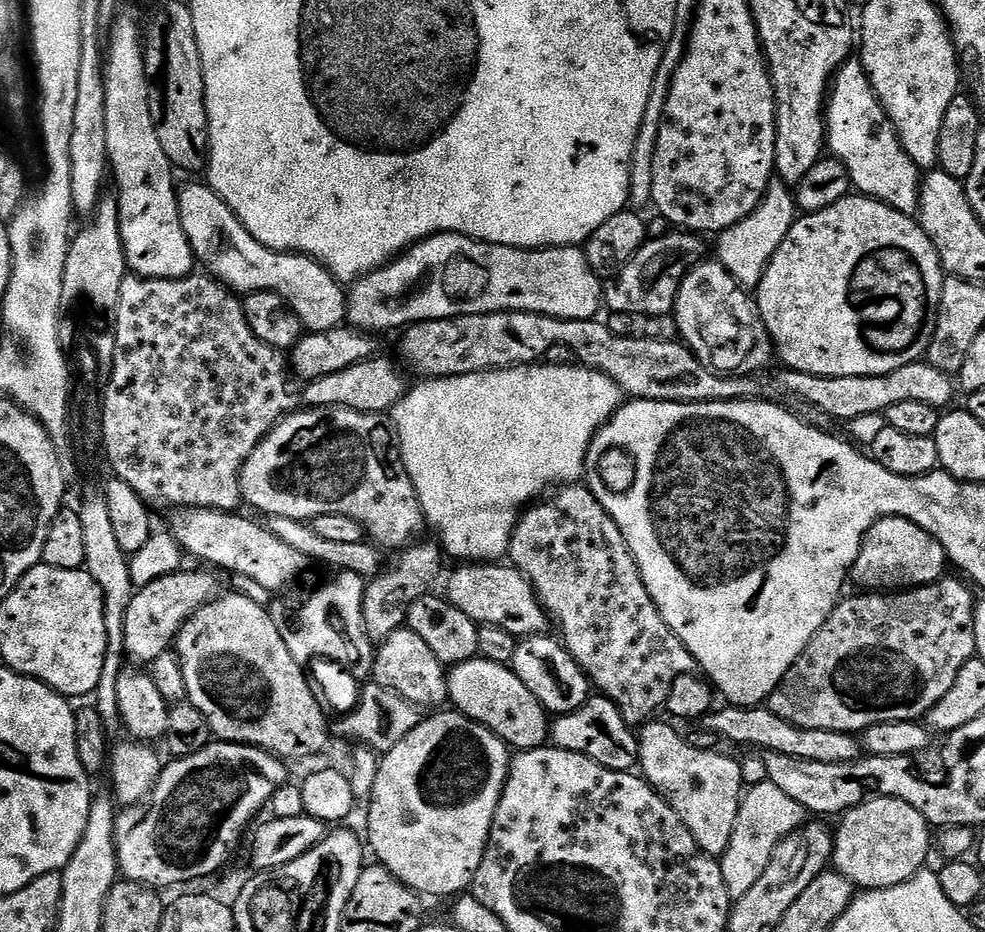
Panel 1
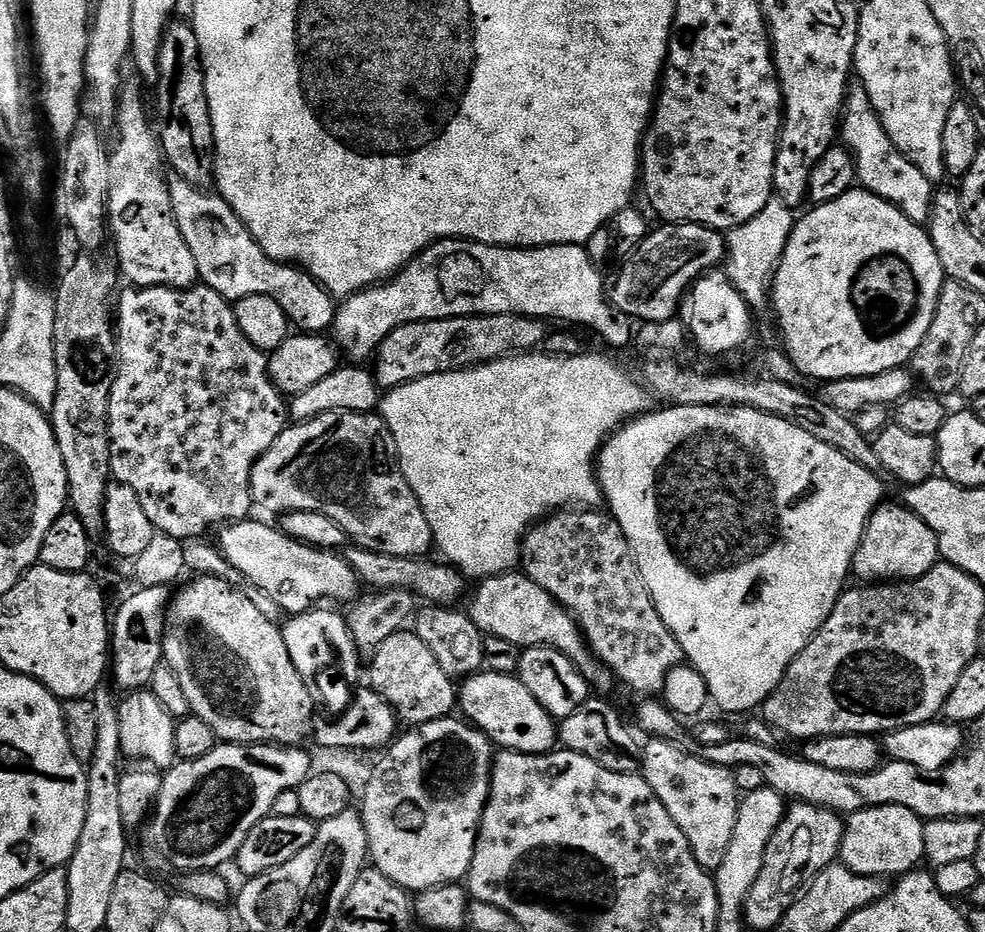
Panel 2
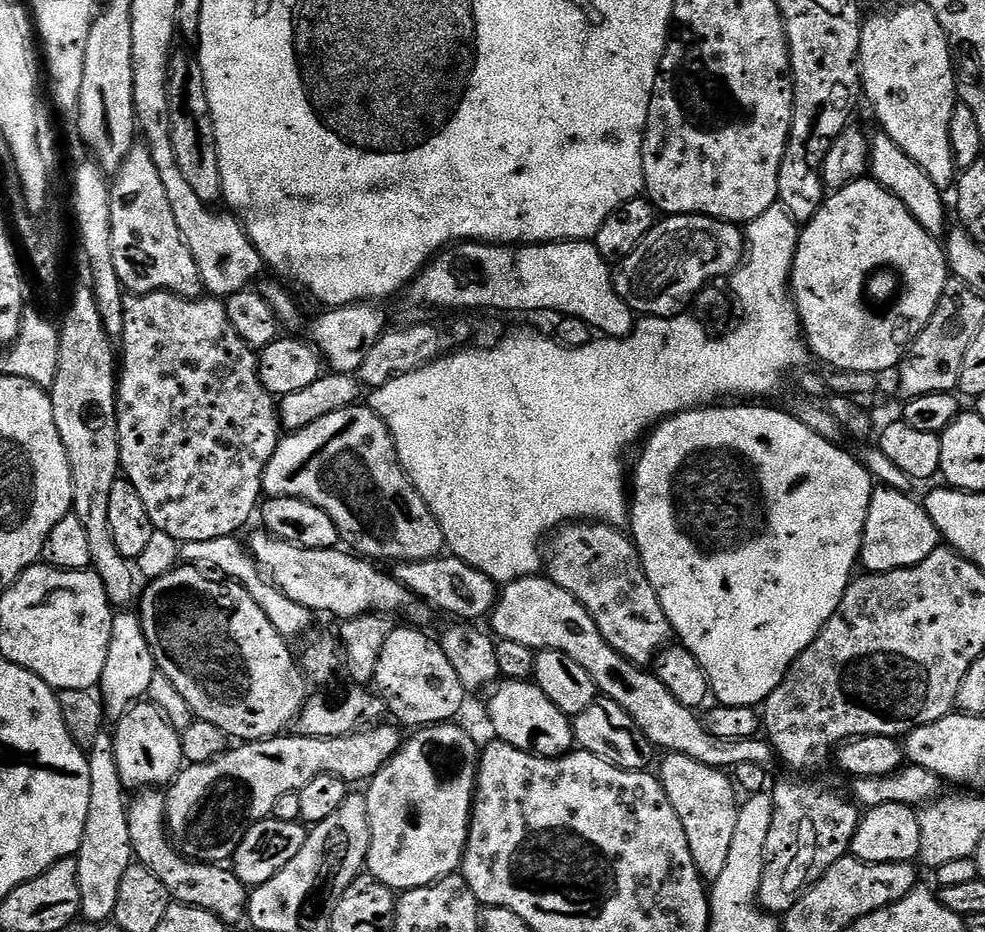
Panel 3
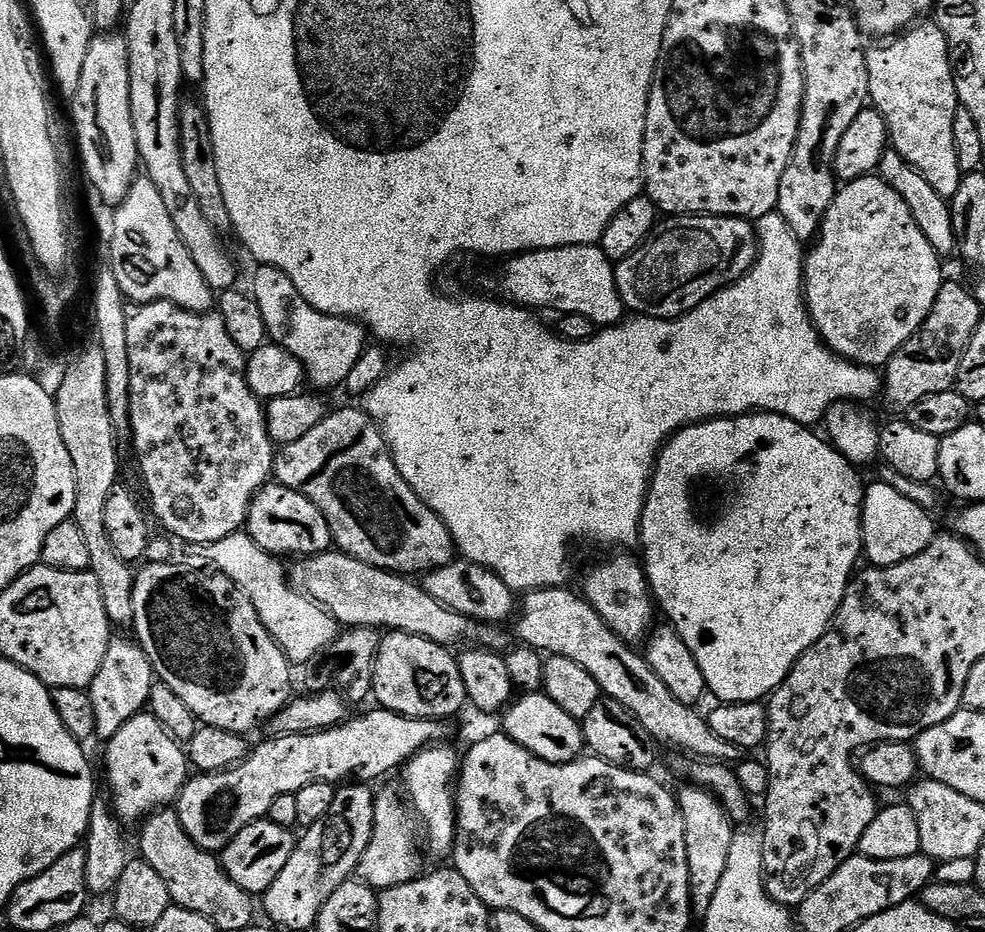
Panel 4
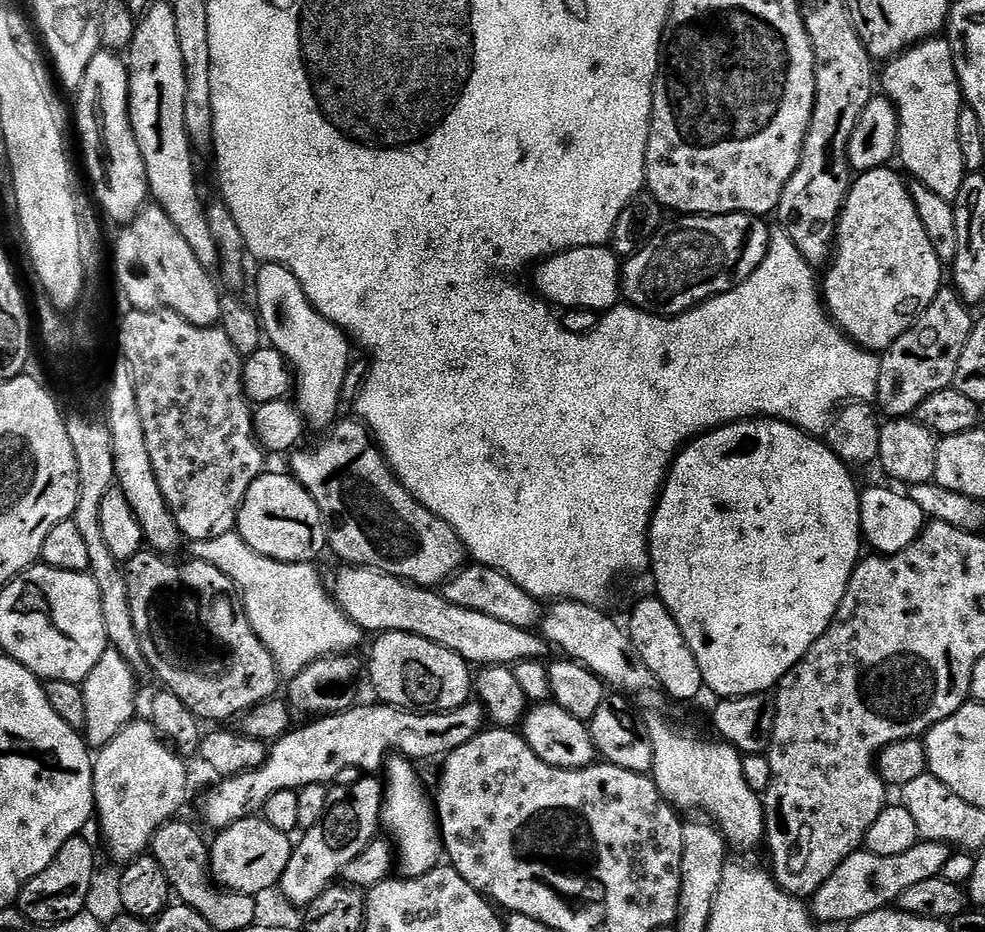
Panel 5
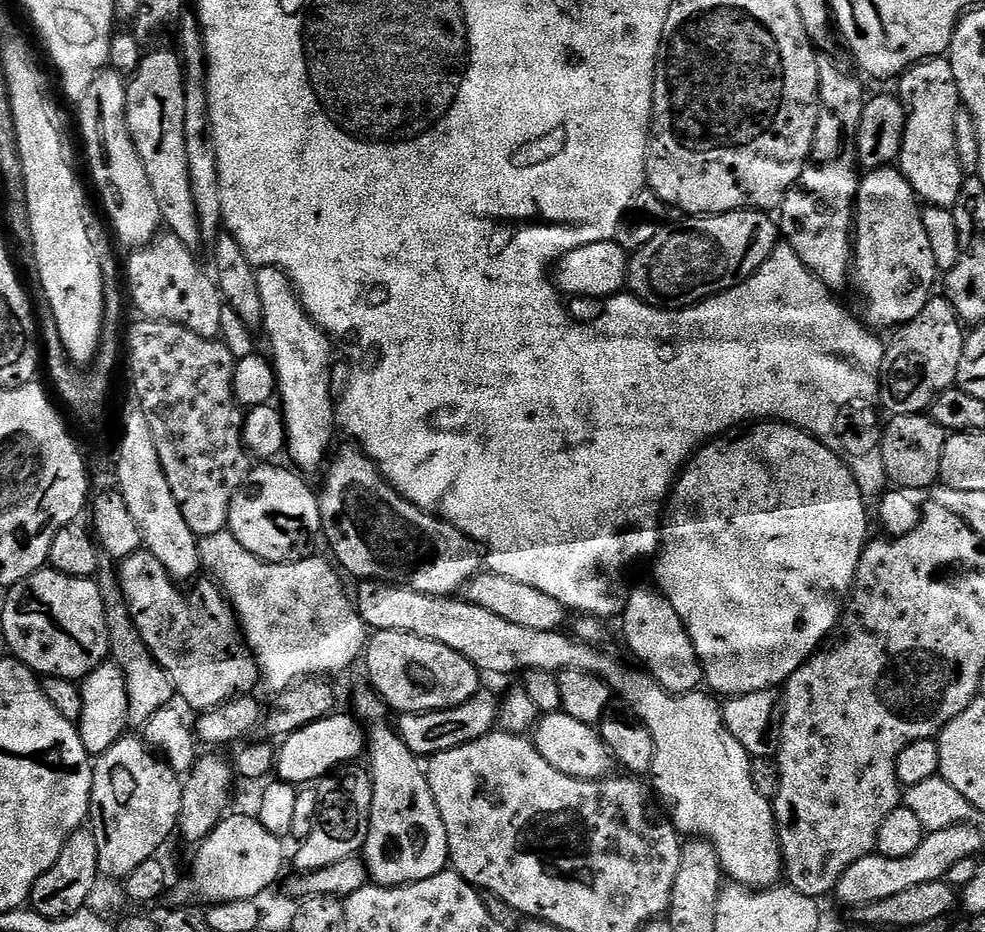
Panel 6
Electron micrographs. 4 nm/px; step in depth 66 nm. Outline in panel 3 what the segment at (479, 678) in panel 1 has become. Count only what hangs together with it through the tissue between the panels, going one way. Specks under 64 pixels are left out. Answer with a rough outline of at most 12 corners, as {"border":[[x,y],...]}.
{"border":[[534,682],[488,700],[499,739],[535,756],[573,751],[572,720]]}

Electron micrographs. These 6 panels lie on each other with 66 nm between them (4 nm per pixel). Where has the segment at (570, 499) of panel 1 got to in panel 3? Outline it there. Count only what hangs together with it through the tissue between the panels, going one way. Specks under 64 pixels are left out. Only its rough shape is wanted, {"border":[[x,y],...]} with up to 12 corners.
{"border":[[569,522],[546,575],[651,665],[674,633],[621,529]]}

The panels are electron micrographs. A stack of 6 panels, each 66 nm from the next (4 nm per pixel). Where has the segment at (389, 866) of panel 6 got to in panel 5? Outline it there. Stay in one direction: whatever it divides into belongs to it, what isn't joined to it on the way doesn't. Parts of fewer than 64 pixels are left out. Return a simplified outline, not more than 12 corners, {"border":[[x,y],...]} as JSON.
{"border":[[399,754],[382,769],[380,823],[401,877],[445,855],[433,797]]}

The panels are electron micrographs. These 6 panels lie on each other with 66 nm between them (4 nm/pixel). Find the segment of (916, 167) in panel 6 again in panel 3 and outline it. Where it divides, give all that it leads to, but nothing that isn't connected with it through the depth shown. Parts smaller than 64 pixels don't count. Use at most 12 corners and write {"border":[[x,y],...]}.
{"border":[[926,2],[863,21],[862,96],[941,190],[954,50]]}

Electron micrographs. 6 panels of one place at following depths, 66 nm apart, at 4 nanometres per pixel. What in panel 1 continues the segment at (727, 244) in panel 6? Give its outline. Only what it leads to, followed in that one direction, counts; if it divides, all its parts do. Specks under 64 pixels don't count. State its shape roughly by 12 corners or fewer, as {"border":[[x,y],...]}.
{"border":[[699,235],[647,239],[606,288],[612,314],[664,316],[705,259]]}

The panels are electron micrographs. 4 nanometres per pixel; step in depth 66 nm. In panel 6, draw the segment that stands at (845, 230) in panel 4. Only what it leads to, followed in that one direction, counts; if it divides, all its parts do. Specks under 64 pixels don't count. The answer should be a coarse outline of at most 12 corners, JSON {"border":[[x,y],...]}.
{"border":[[896,166],[861,179],[850,280],[863,323],[933,299],[922,204]]}

